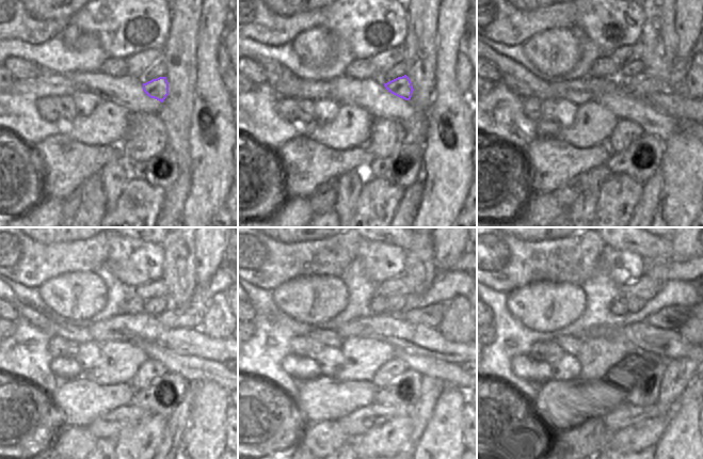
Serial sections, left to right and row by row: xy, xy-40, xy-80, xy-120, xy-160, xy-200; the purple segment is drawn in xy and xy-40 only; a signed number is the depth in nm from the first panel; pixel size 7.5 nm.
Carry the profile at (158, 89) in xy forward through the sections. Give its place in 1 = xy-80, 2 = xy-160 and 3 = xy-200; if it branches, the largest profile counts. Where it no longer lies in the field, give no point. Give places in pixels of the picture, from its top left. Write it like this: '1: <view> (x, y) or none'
1: xy-80 (641, 85)
2: xy-160 (430, 316)
3: xy-200 (669, 316)

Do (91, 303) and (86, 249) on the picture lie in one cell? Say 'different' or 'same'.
different

